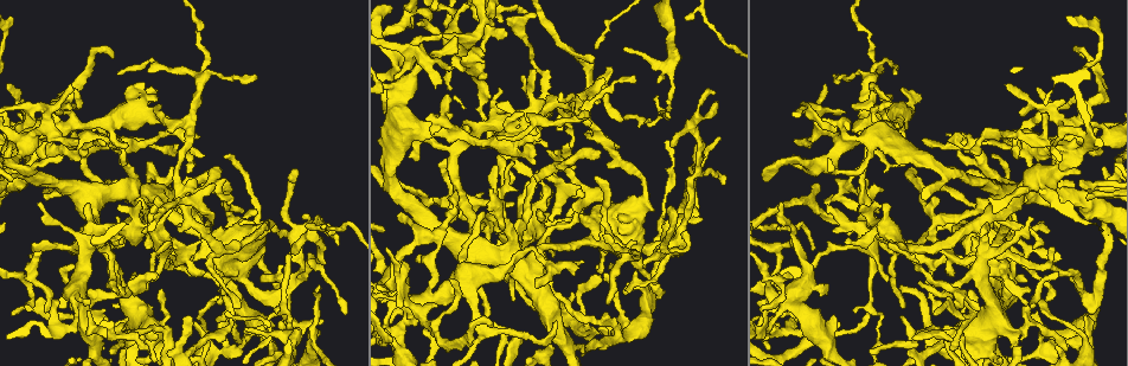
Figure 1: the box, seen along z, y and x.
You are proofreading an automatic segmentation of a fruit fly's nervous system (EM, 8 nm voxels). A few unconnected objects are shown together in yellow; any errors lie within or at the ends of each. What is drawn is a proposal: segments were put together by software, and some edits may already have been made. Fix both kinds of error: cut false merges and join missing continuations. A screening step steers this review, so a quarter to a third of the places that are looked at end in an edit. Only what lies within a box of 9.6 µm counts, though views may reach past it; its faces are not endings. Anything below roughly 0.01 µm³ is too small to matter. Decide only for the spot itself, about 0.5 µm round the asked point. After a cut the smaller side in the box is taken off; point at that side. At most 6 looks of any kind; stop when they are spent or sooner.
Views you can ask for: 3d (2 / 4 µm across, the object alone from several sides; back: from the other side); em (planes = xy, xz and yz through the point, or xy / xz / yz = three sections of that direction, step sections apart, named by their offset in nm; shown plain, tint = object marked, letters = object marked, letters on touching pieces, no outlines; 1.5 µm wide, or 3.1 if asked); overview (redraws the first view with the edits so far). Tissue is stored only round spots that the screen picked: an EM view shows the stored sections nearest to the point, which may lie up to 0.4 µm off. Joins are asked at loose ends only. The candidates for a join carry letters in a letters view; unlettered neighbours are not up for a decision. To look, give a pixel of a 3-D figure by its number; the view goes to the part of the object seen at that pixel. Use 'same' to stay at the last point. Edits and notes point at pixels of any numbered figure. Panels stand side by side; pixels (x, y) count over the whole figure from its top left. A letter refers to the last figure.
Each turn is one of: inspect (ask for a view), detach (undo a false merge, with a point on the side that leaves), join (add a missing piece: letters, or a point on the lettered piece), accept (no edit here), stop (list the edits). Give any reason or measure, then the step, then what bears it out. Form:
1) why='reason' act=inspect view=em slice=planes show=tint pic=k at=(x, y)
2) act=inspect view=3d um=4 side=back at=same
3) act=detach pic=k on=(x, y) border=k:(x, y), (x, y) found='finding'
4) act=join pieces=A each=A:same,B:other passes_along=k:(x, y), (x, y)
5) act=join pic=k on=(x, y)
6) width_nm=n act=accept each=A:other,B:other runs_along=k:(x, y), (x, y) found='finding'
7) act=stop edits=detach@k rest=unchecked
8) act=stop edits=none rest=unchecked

why='calibre changes' act=inspect view=em slice=planes show=letters pic=1 at=(263, 235)

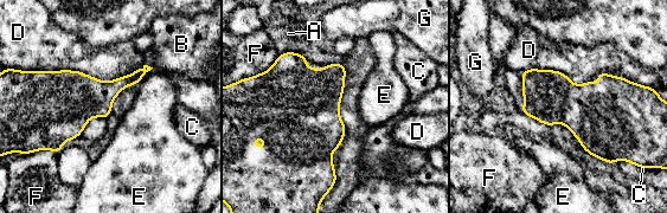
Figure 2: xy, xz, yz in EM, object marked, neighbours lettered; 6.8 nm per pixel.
width_nm=280 act=accept each=A:other,B:other,C:other,D:other,E:other,F:other,G:other border=2:(143, 64), (109, 81), (34, 70) found='all the same neuron'

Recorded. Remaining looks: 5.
why='abrupt turn' act=inspect view=em slice=planes show=letters pic=1 at=(24, 105)

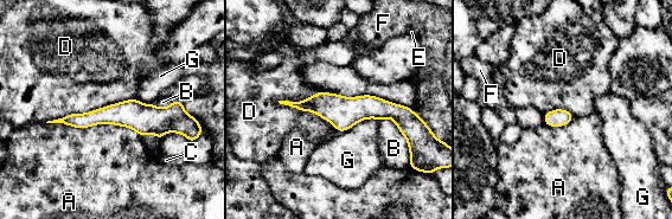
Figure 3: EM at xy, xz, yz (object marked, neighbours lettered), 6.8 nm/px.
act=accept each=A:other,B:other,C:other,D:other,E:other,F:other,G:other border=3:(379, 120), (363, 118), (338, 133) found='continuous, no second neuron'

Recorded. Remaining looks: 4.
act=inspect view=em slice=planes show=letters pic=1 at=(810, 330)

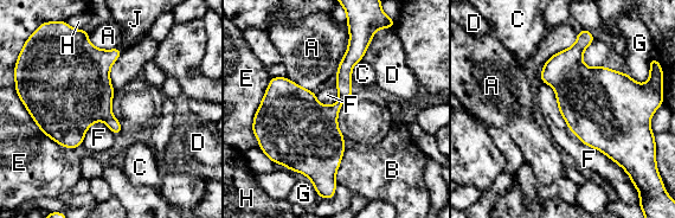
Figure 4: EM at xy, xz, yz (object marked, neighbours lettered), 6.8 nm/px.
width_nm=500 act=accept each=A:other,B:other,C:other,D:other,E:other,F:other,G:other,H:other,J:other border=4:(540, 78), (566, 126), (616, 164) found='continuous, no second neuron'

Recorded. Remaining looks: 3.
act=stop edits=none rest=unchecked

